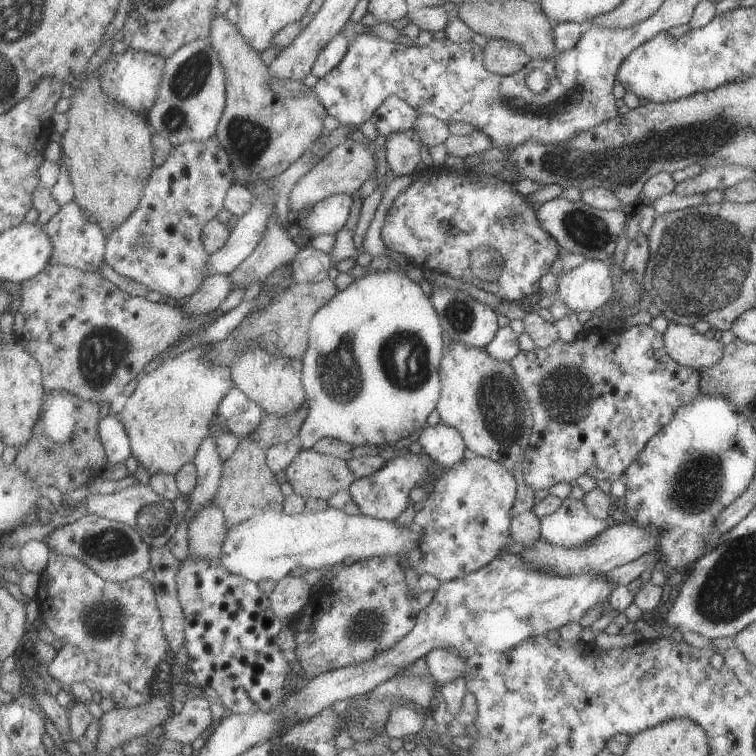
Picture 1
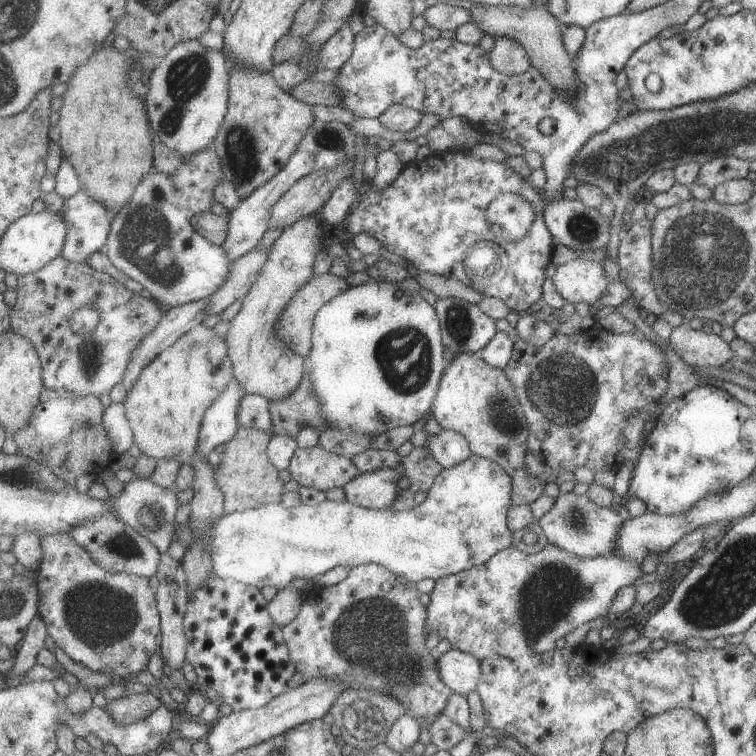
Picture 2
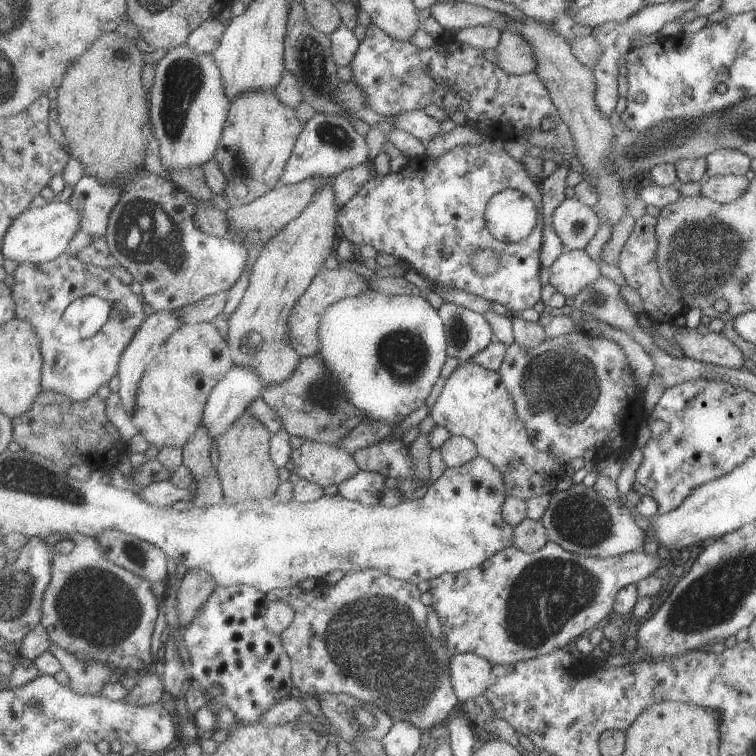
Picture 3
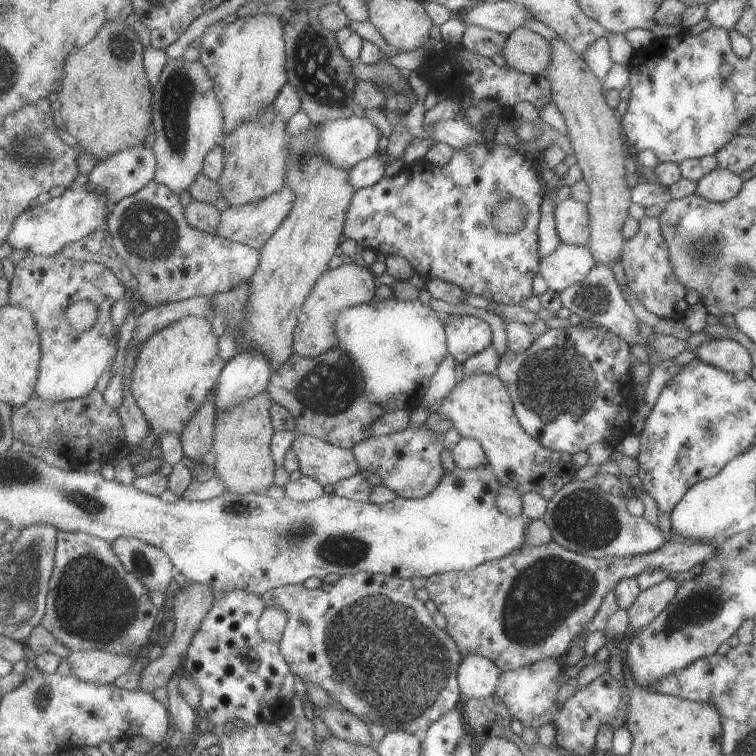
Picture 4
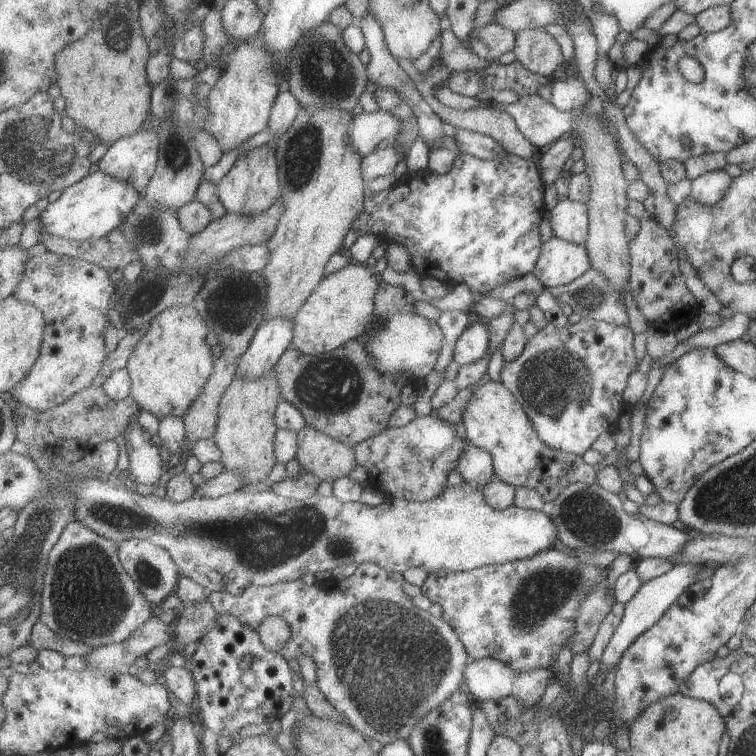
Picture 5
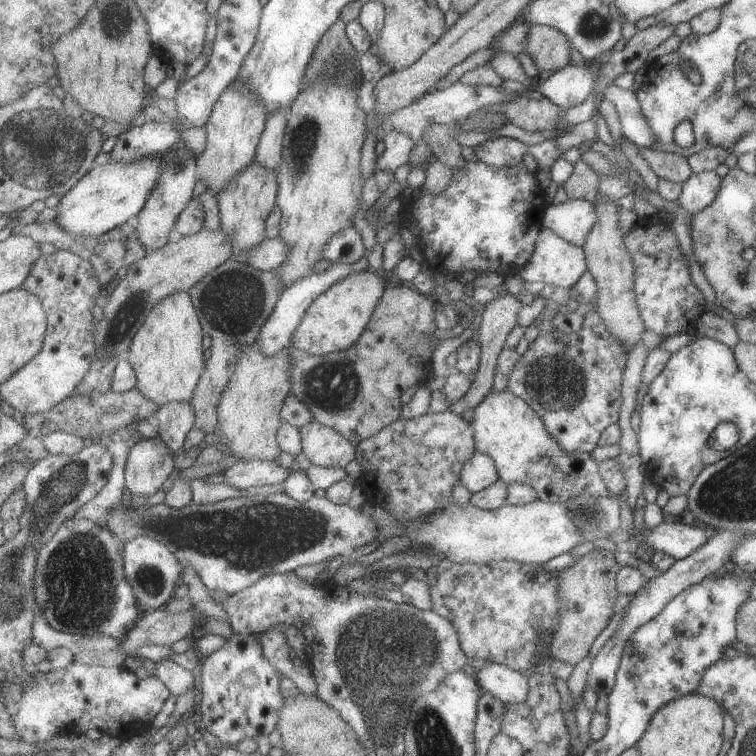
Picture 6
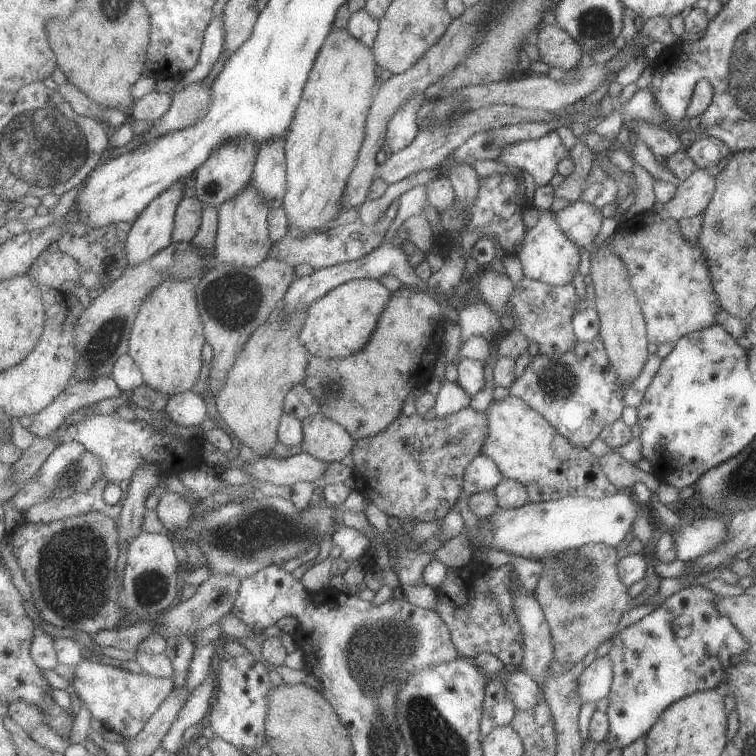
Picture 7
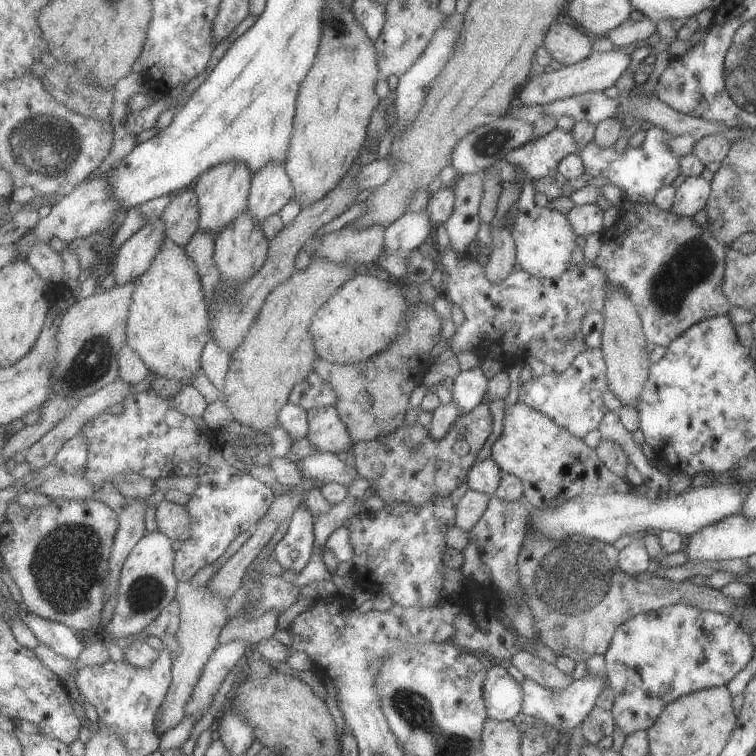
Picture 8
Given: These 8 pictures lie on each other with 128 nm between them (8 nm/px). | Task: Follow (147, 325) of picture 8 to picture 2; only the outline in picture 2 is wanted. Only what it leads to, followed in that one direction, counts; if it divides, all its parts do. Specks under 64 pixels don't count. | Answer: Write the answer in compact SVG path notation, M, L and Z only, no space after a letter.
M197 326L187 334L183 334L175 344L167 348L159 357L149 364L141 374L135 388L127 392L125 405L127 418L133 426L135 445L142 454L159 459L171 459L183 465L193 465L193 456L197 455L205 412L212 408L213 402L232 384L234 365L228 354L228 342L221 338L213 328Z

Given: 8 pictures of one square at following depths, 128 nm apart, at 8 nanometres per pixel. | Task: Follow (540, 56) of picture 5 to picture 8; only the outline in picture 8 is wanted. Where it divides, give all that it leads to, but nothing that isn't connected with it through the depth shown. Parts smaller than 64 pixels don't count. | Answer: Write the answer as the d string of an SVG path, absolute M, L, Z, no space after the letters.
M562 19L552 24L543 46L563 66L574 65L585 60L591 52L591 44L585 38L585 31Z

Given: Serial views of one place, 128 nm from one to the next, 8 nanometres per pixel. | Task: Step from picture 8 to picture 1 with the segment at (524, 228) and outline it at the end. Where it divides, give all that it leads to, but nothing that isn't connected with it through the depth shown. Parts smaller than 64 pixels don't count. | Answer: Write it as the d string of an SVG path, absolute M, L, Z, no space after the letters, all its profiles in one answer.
M585 259L583 264L559 275L557 294L572 311L593 313L614 294L607 262Z

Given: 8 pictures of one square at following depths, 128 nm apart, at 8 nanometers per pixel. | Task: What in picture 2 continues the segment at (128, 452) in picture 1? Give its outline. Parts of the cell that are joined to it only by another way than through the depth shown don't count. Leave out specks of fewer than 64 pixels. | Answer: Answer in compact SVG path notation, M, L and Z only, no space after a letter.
M125 401L111 403L105 410L104 424L117 455L127 452L135 445L135 434L127 418Z

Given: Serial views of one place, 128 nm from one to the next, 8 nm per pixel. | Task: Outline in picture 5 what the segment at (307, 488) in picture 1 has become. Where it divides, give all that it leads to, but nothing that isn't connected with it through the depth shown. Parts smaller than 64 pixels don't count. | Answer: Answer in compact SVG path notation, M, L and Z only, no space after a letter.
M307 425L299 433L299 464L320 480L336 481L347 477L358 460L356 449L327 433Z

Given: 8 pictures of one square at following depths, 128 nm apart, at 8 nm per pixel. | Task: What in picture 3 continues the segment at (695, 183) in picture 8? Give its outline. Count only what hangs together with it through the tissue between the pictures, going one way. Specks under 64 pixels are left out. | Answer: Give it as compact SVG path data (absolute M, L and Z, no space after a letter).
M713 175L701 184L701 196L711 198L715 204L731 202L748 188L748 181L744 175Z

